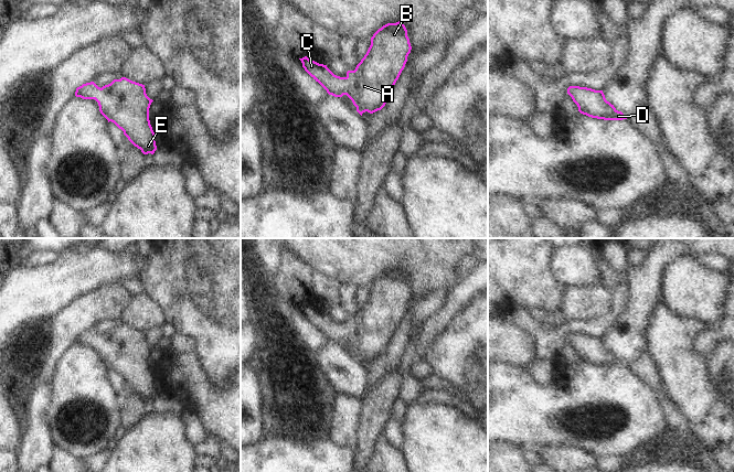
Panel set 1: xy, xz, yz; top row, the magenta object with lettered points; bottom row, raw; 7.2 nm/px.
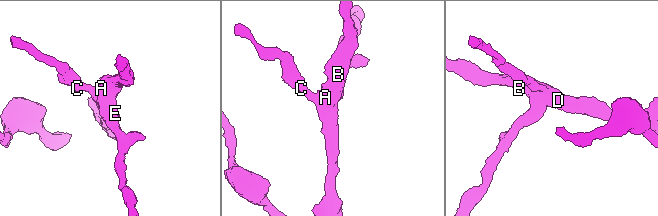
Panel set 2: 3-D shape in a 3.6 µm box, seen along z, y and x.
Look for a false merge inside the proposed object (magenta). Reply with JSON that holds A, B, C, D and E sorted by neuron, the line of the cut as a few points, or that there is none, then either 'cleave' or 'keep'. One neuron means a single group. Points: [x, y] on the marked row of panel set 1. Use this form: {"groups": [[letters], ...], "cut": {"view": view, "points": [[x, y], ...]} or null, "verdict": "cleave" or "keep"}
{"groups": [["A", "B", "C", "D", "E"]], "cut": null, "verdict": "keep"}

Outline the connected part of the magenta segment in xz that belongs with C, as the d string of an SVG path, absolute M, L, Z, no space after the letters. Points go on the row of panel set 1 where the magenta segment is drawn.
M398 21L383 25L373 34L366 54L354 71L347 72L345 77L334 75L327 65L311 61L307 56L299 60L305 71L318 82L329 95L334 97L347 95L357 107L357 111L362 116L365 111L373 114L385 106L391 89L405 67L411 50L412 46L407 36L407 30L405 25Z

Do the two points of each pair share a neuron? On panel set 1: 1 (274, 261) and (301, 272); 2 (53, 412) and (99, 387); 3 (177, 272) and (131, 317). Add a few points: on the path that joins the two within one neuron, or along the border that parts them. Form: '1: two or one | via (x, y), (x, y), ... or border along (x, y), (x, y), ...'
1: two | border along (283, 249), (279, 256), (279, 266), (273, 275)
2: one | via (64, 404), (70, 400), (88, 398)
3: two | border along (142, 293), (160, 310), (165, 320)

